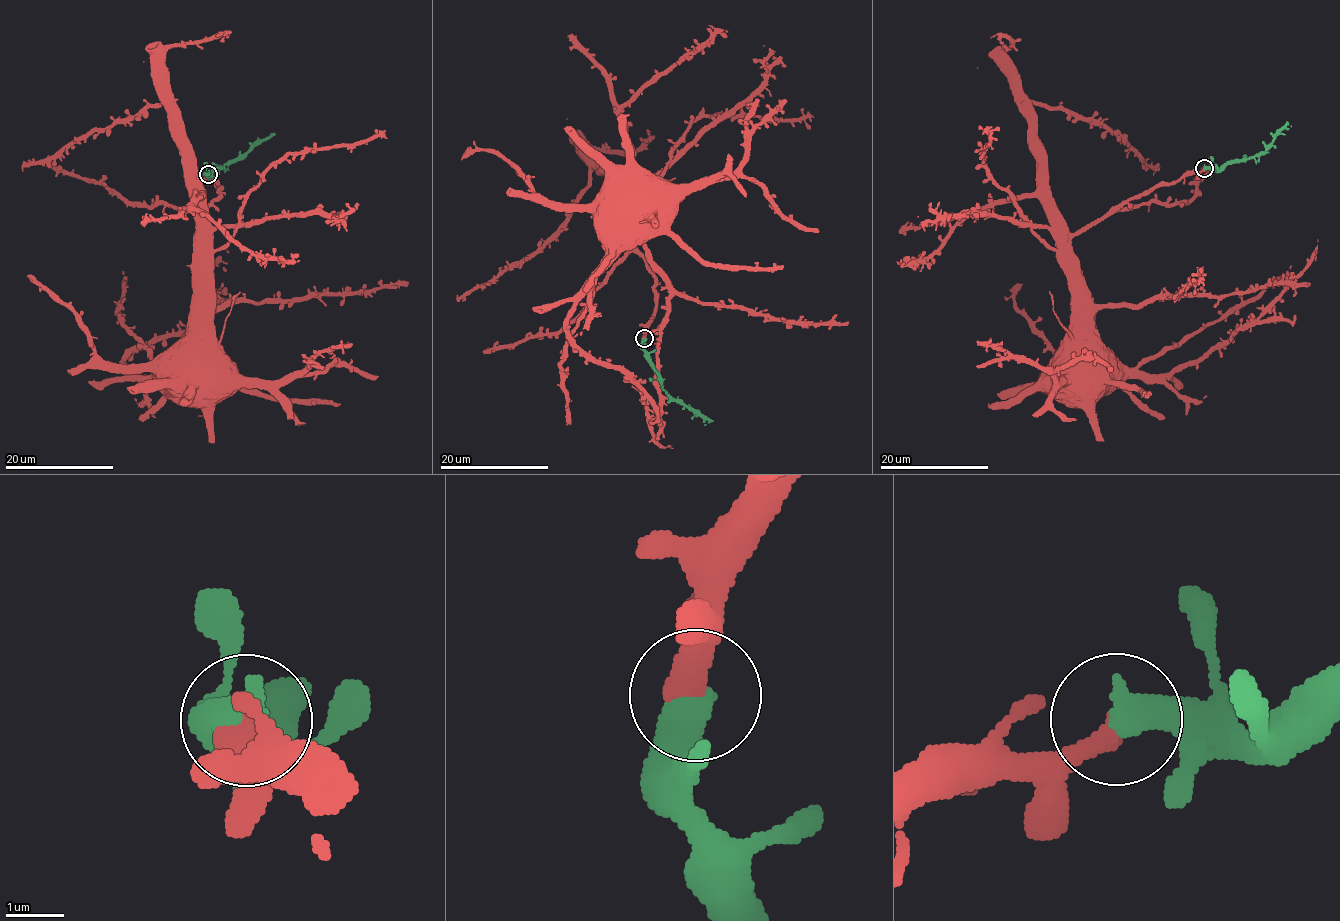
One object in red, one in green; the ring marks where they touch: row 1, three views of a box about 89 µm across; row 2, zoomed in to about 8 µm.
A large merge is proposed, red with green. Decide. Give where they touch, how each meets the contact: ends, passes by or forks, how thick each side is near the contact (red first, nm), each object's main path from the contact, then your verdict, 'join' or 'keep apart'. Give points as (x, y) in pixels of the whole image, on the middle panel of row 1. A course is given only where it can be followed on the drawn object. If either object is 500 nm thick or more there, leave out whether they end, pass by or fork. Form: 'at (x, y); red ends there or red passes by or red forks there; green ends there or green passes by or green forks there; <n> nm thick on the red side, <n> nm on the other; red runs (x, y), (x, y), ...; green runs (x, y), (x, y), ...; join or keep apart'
at (644, 338); 440 nm thick on the red side, 600 nm on the other; red runs (644, 338), (655, 309), (656, 283), (634, 243), (633, 204), (650, 203), (670, 188); green runs (644, 338), (645, 353), (657, 380), (672, 397), (681, 400), (701, 417), (713, 420); join

